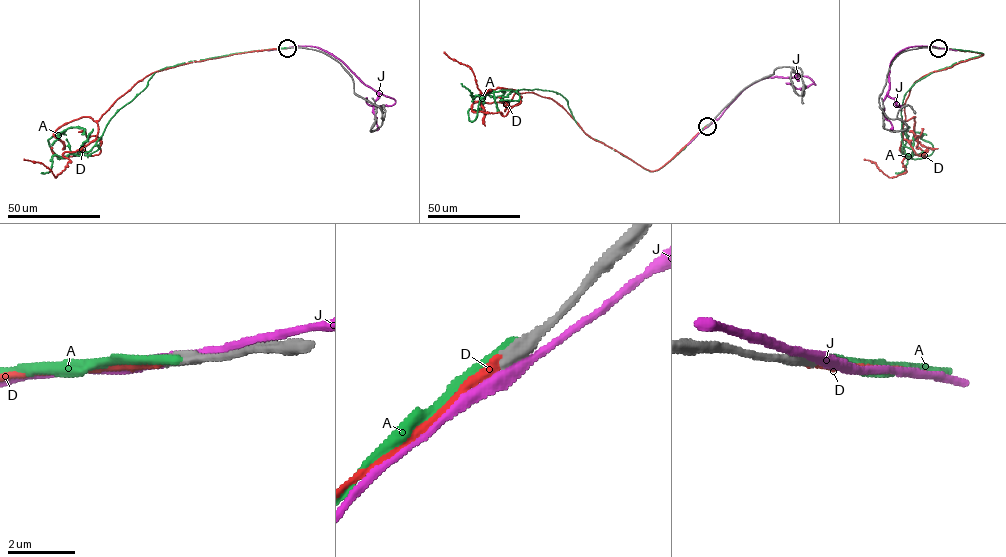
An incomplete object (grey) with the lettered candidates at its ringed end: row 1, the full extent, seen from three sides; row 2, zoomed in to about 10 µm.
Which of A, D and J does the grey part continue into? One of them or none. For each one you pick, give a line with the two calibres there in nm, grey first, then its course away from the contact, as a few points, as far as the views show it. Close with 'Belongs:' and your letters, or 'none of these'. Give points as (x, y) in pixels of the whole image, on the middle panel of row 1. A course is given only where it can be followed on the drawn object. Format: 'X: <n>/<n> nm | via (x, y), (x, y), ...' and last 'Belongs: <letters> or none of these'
D: 440/280 nm | via (707, 125), (667, 162), (650, 171), (588, 135), (550, 98), (499, 88), (481, 93), (469, 66), (443, 52)
Belongs: D

